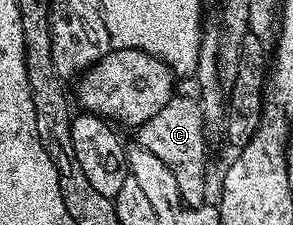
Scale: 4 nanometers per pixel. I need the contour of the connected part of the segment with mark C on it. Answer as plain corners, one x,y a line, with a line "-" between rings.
173,96
167,103
167,107
162,107
156,115
151,115
151,119
147,119
147,123
139,126
136,133
136,140
143,147
147,147
147,151
151,151
151,155
155,155
157,158
163,159
163,163
167,163
167,167
173,172
179,183
182,194
200,194
202,192
203,182
207,176
207,170
205,170
207,134
201,102
196,96

